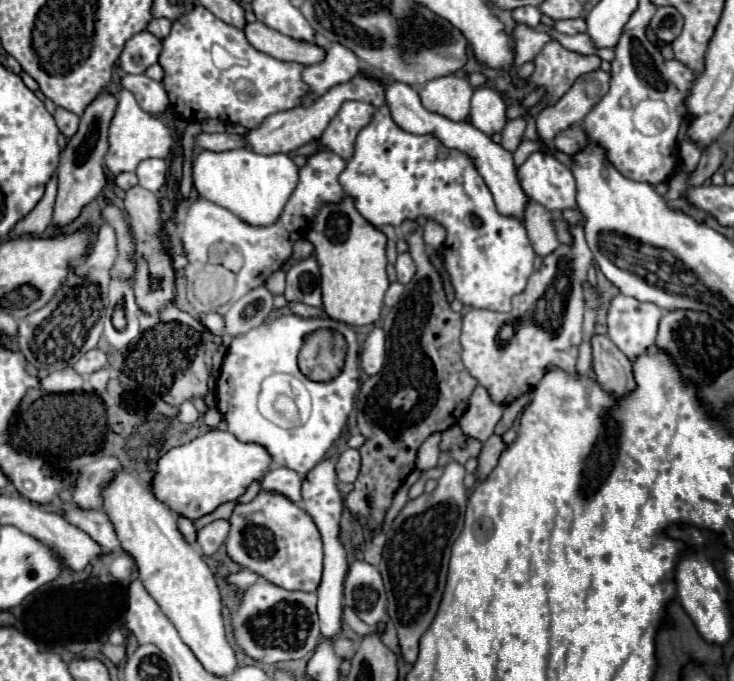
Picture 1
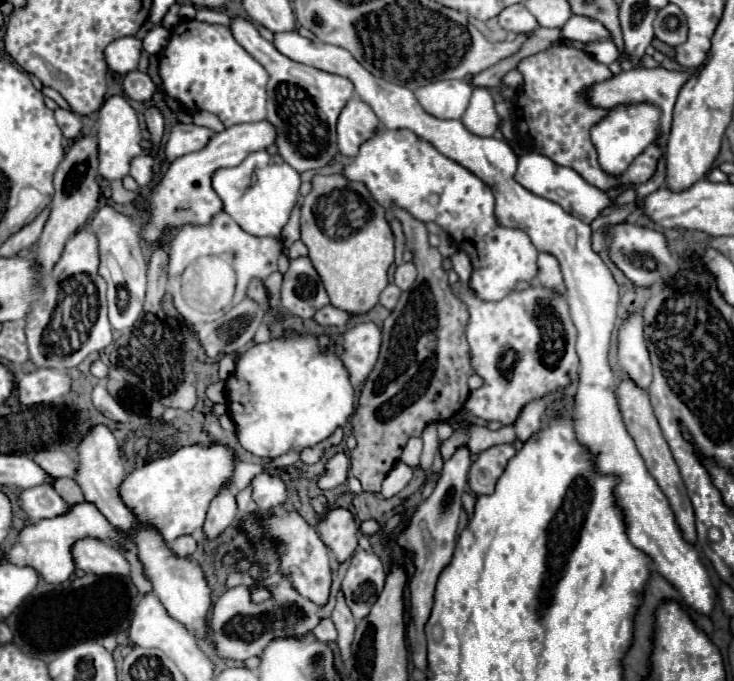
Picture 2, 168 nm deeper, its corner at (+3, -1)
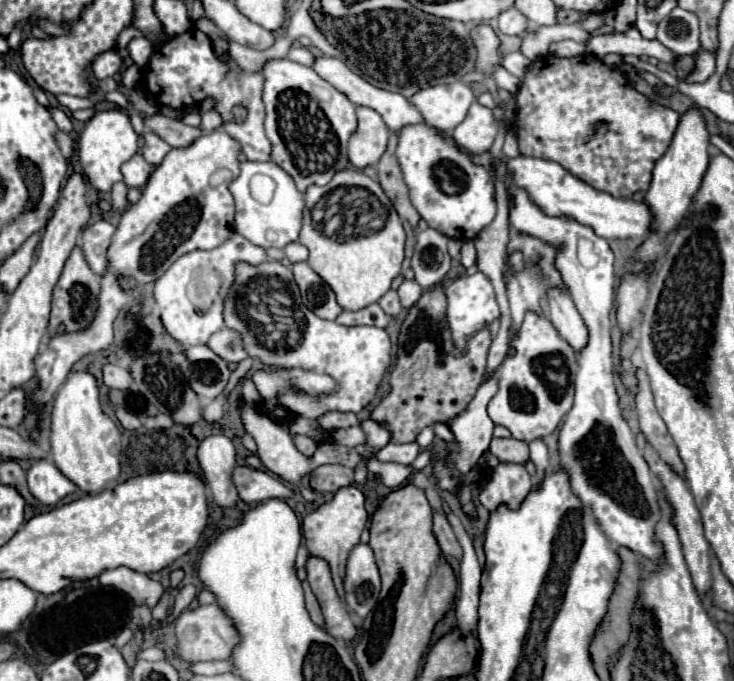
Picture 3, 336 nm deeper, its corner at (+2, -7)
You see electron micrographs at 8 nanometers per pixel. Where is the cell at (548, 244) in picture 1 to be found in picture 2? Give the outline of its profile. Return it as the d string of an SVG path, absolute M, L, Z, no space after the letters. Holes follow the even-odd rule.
M539 252L539 258L537 258L537 280L547 286L547 288L553 288L557 292L565 292L565 286L563 286L563 276L561 276L561 268L559 268L559 262L555 260L553 254L547 254L547 252Z

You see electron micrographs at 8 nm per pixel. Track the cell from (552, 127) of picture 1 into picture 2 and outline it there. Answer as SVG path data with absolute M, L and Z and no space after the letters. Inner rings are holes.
M639 68L639 70L623 70L603 82L597 82L593 86L589 86L585 90L585 94L589 96L589 102L593 108L613 108L617 104L625 104L625 102L653 102L663 110L661 116L661 138L657 140L657 146L661 150L665 150L667 138L669 138L669 130L671 130L671 116L673 116L673 104L677 98L677 92L681 90L681 86L685 84L685 80L689 78L689 72L671 72L665 68Z

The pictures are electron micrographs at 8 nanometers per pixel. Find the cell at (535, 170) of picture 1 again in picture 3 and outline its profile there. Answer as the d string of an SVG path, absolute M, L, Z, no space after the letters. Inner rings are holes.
M518 156L518 158L510 158L506 168L508 168L510 184L526 190L532 202L536 202L536 206L540 206L544 214L574 218L576 222L590 226L598 236L606 240L636 238L636 236L644 238L650 232L652 214L644 202L634 202L632 198L614 198L606 192L594 190L586 182L574 178L556 162Z

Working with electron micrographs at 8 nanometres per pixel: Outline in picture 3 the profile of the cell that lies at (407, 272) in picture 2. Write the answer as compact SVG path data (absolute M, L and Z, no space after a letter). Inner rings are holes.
M404 280L402 286L398 288L400 304L402 304L404 308L412 308L412 306L418 302L420 294L422 294L422 288L420 288L420 284L418 284L416 280Z

